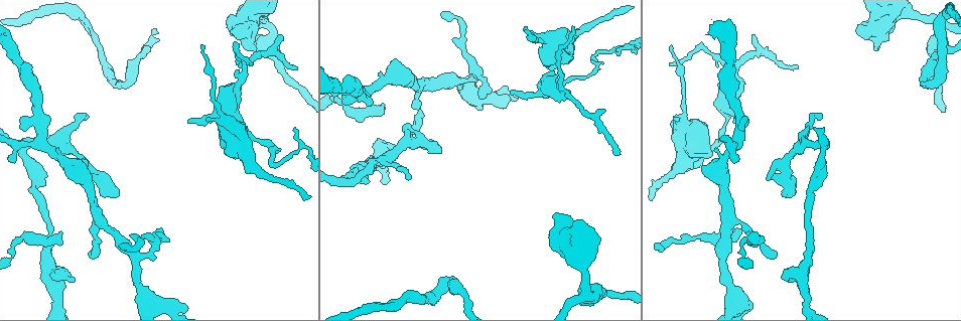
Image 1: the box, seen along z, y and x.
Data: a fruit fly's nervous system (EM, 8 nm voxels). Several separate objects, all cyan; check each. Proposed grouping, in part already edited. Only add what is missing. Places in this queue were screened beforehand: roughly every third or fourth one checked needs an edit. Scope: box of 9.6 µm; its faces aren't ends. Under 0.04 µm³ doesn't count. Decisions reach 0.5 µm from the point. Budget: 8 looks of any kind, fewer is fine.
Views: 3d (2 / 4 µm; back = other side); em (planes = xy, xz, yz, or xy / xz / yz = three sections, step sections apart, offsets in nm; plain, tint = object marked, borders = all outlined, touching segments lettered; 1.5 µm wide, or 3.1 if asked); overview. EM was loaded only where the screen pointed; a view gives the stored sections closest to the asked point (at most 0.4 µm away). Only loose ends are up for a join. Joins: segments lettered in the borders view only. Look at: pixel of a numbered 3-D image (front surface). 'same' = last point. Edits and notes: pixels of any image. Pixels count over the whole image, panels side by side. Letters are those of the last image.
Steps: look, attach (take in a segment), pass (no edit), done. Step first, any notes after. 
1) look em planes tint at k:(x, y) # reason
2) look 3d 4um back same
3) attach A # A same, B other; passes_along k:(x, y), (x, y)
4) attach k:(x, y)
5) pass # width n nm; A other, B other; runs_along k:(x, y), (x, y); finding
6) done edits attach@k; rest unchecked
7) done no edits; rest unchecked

look 3d 4um at 1:(85, 115) # an open end

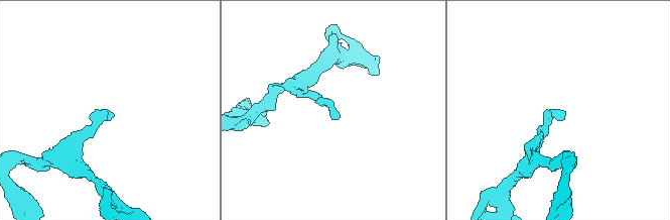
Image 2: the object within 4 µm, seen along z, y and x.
look em planes tint at 2:(111, 112) # now the EM

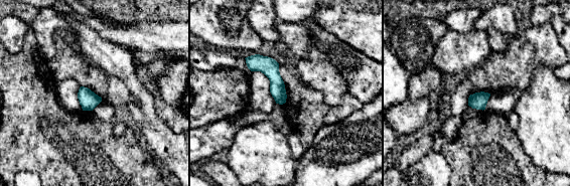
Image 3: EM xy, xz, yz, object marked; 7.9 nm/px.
look em planes borders same # see the neighbours

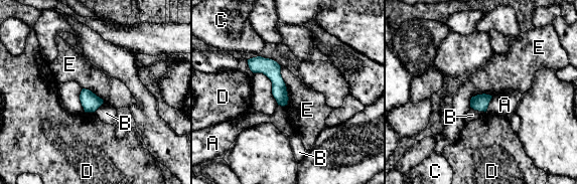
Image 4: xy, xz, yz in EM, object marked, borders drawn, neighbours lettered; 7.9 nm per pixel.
pass # longest_contact E 320 nm; A other, B other, C other, D other, E other; border 4:(280, 66), (288, 97), (286, 106); none of them fits

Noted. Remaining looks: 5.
look 3d 4um at 1:(675, 120) # free end

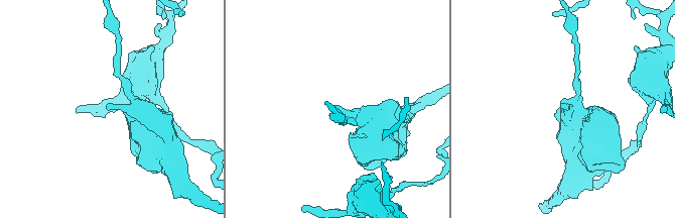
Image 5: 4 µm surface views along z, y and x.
look em planes borders at 5:(566, 108)

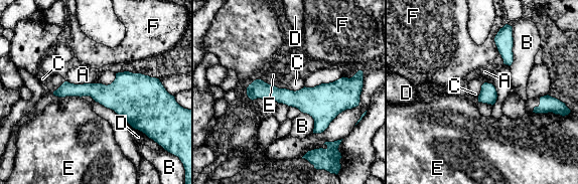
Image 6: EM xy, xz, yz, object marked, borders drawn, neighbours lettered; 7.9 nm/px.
pass # A other, B other, C other, D other, E other, F other; runs_along 6:(349, 87), (334, 98), (249, 93); no lettered segment goes on from it

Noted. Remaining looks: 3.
look 3d 2um at 1:(797, 68) # tapers out

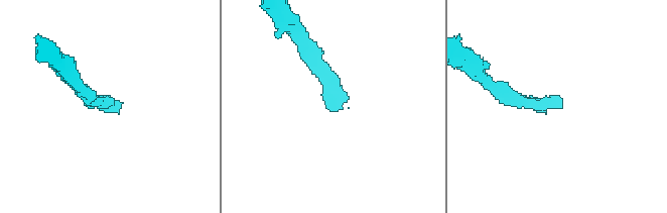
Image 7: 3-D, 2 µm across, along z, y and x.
look em planes borders at 7:(108, 108)

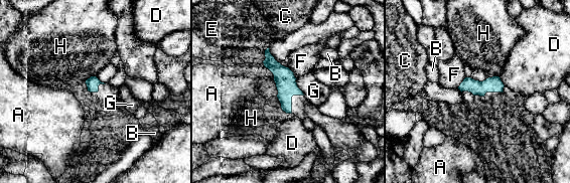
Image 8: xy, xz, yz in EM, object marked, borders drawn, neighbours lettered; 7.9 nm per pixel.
pass # A other, B other, C other, D other, E other, F other, G other, H other; border 8:(296, 78), (296, 84), (304, 95); none of them fits

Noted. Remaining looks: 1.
done no edits; rest unchecked

